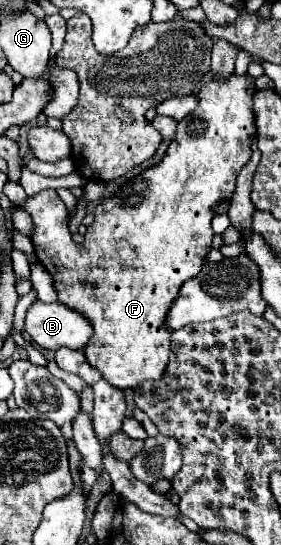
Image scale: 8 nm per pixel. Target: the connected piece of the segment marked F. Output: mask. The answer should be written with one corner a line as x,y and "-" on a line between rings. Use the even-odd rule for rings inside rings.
231,75
227,81
215,81
211,79
209,83
205,83
199,91
199,105
193,113
189,113
185,119
179,121
177,125
177,133
175,137
171,139
169,147
167,147
167,153
165,157
145,169
143,173
135,175
133,179
129,179
125,185
119,187
117,193
105,197
97,209
95,209
95,221
89,225
87,233
85,233
85,241
83,243
75,243
71,239
71,233
68,229
68,211
61,201
57,191
55,189
49,189
49,191
41,191
39,195
35,197
27,197
25,203
21,205
21,209
25,209
25,213
31,215
31,221
33,221
33,237
31,237
31,243
35,247
35,255
37,259
45,265
45,269
53,275
53,281
55,281
55,289
57,289
57,295
59,295
59,301
69,305
71,309
77,309
93,323
93,337
89,339
87,347
85,347
85,355
87,355
87,361
103,373
103,379
109,381
111,385
115,387
121,387
121,389
127,389
127,387
137,387
141,381
145,379
159,379
165,371
165,365
167,365
167,359
169,359
169,345
171,345
171,333
169,329
165,329
165,313
169,313
169,305
173,305
173,301
177,299
177,293
181,289
181,285
189,279
189,277
197,277
197,273
201,273
203,269
203,263
209,255
209,251
213,249
211,247
211,241
213,241
213,229
211,229
211,219
215,217
215,209
223,203
223,201
229,201
229,197
233,195
235,191
235,179
237,179
237,173
241,171
241,167
249,161
251,157
251,135
255,133
255,117
253,117
253,97
255,89
253,89
253,81
249,81
249,77
245,75

